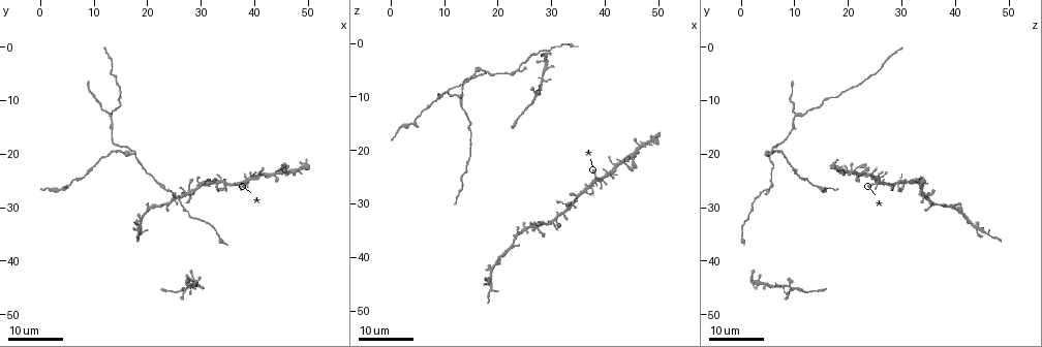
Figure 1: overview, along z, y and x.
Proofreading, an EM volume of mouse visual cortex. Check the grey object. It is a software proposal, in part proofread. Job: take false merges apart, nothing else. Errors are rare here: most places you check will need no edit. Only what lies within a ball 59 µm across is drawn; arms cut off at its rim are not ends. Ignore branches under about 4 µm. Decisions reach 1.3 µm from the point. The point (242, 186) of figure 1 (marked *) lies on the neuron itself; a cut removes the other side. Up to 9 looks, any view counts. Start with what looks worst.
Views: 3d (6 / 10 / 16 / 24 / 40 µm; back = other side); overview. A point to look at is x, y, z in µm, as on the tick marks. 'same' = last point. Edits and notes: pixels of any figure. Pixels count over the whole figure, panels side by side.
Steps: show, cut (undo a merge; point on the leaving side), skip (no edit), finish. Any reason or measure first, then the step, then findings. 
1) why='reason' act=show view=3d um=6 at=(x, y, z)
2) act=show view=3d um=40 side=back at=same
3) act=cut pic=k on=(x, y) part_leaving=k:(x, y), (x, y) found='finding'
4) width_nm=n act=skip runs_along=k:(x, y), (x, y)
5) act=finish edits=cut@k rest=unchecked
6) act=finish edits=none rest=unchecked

why='branch point' act=show view=3d um=16 at=(24.0, 26.5, 4.5)

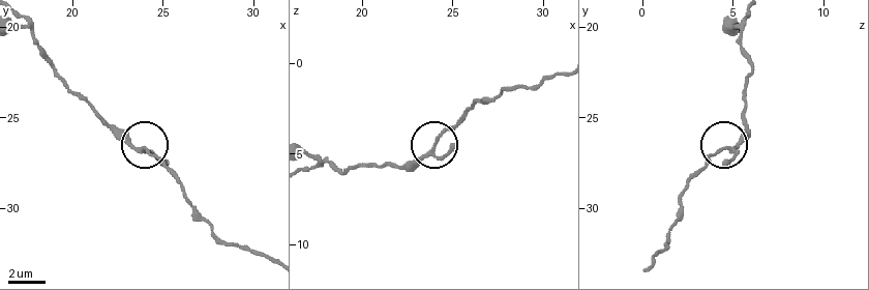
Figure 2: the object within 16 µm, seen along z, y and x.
act=show view=3d um=10 at=(23.8, 26.8, 5.0)

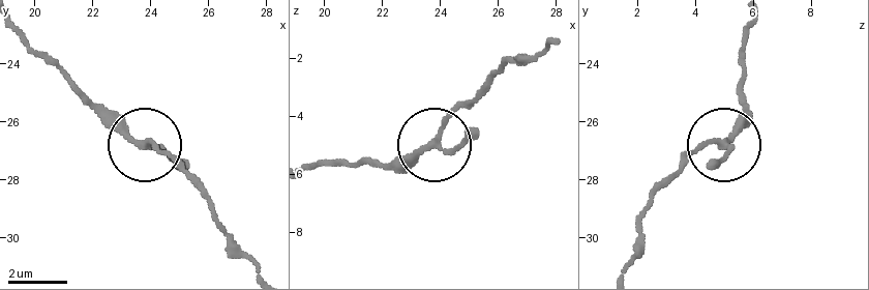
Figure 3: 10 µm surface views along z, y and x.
act=skip found='all the same neuron'

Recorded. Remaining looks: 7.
why='branch point' act=show view=3d um=24 at=(17.5, 20.0, 5.0)

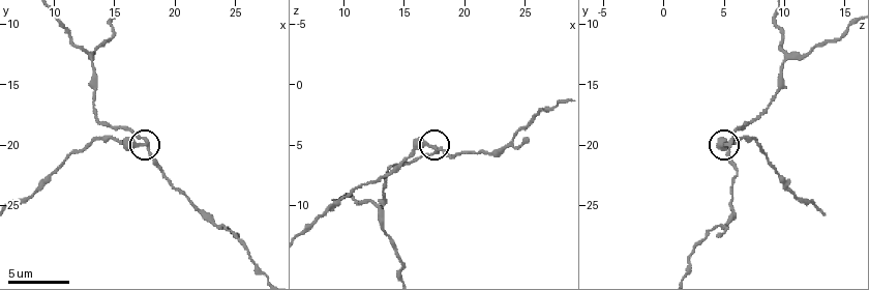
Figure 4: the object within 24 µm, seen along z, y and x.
act=show view=3d um=10 at=(17.4, 19.8, 5.0)

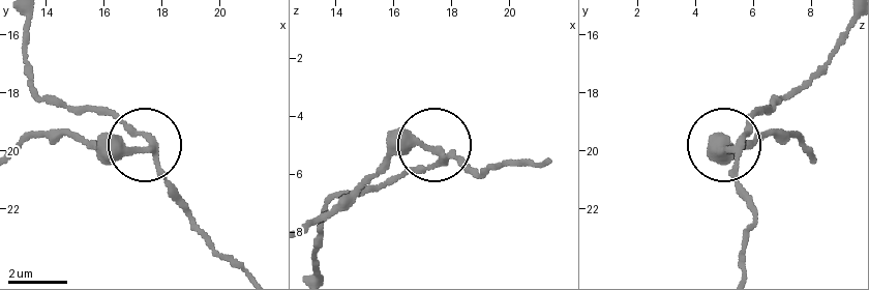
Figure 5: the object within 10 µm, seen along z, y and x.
act=skip found='one neuron here'

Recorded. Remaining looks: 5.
why='branch point' act=show view=3d um=6 at=(13.2, 12.6, 10.4)

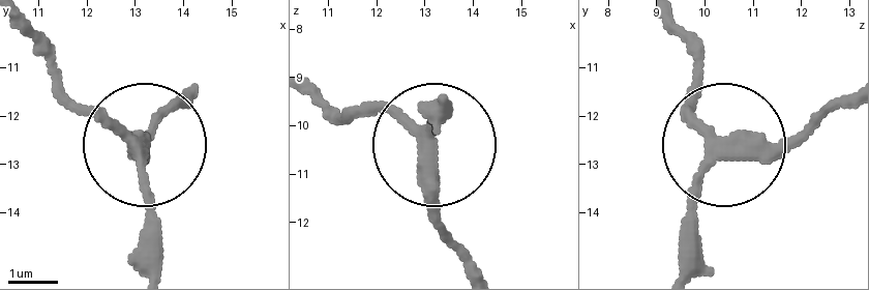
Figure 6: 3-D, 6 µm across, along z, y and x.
arms=3 act=skip runs_along=6:(148, 271), (144, 161), (61, 90) found='all the same neuron'

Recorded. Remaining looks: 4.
why='four-way junction' act=show view=3d um=16 at=(19.0, 34.5, 45.0)

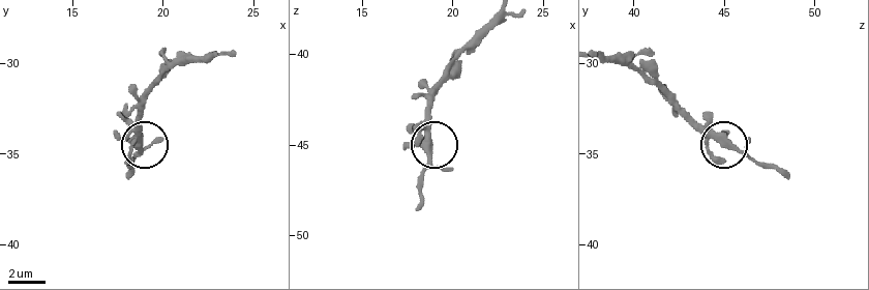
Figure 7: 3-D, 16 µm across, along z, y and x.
act=show view=3d um=10 at=(18.6, 34.4, 45.4)

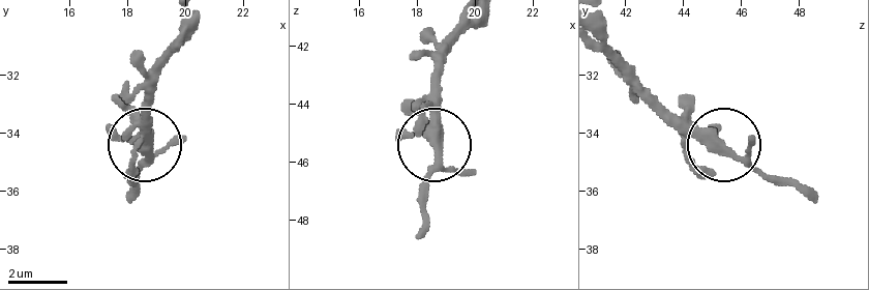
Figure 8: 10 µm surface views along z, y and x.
act=skip runs_along=8:(599, 41), (665, 109), (782, 180) found='continuous, no second neuron'

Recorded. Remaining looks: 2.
act=finish edits=none rest=unchecked

